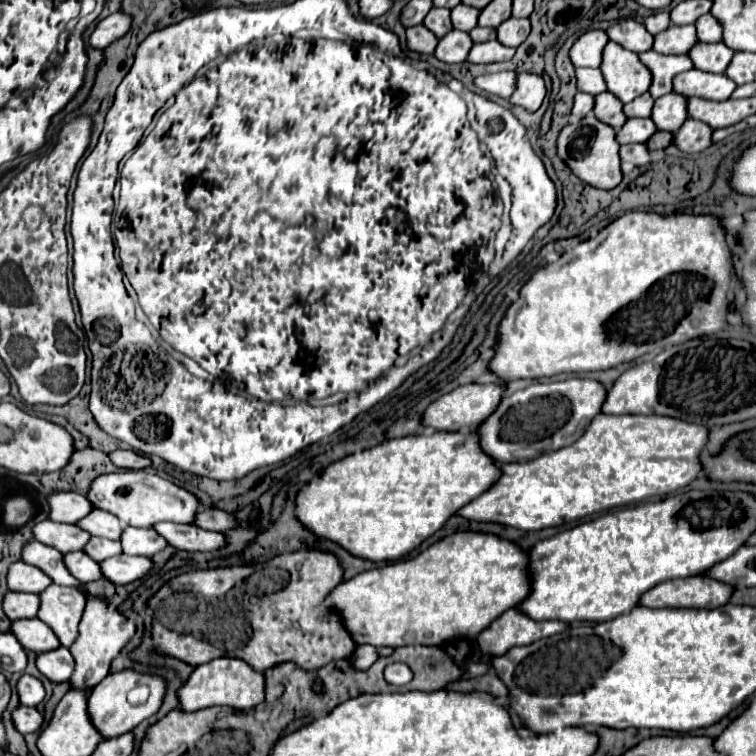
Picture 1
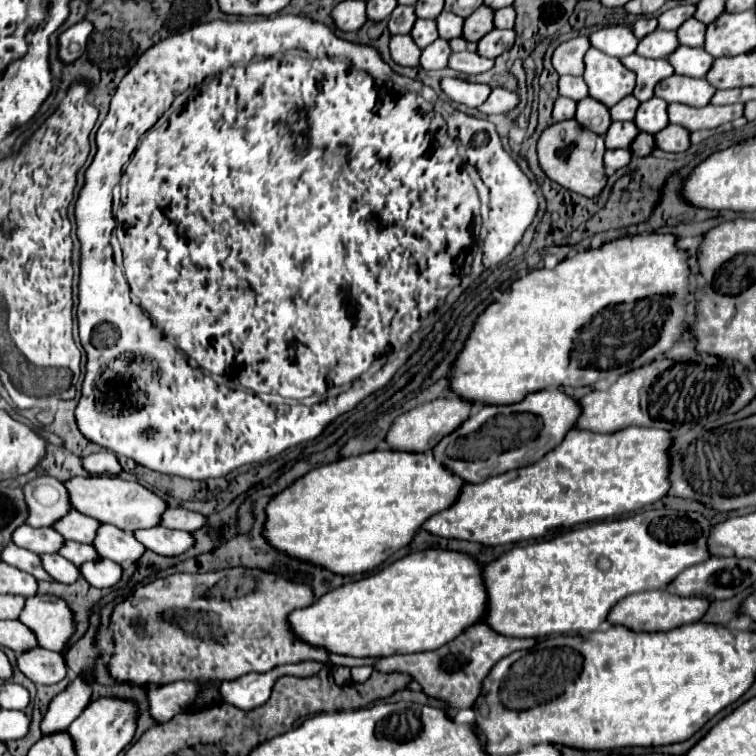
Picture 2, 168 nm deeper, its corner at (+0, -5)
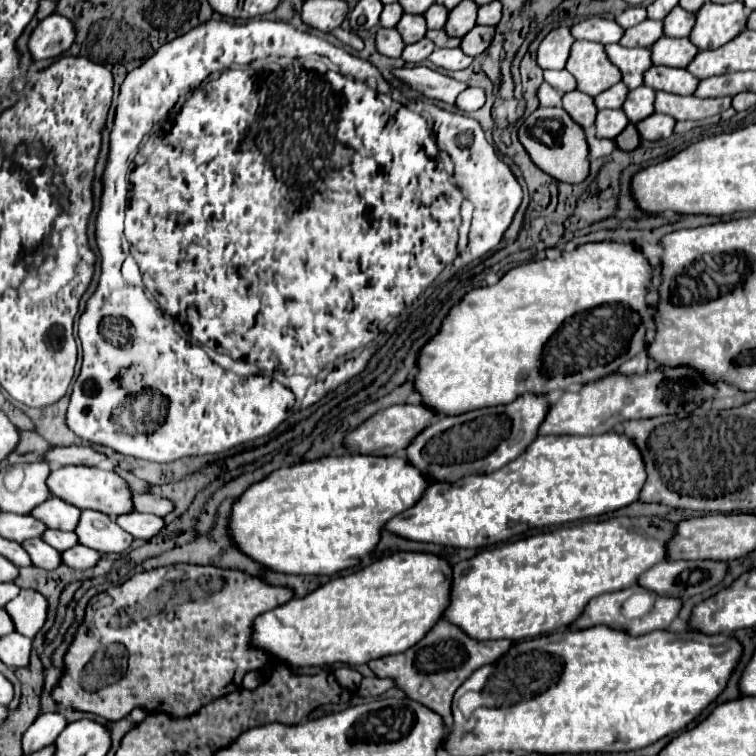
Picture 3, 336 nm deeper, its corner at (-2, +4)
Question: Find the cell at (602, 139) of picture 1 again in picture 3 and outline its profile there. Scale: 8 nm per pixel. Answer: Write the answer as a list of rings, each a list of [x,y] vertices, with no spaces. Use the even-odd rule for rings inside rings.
[[[536,108],[520,122],[518,140],[526,148],[530,160],[548,176],[568,184],[580,184],[588,176],[590,162],[584,130],[562,108]]]

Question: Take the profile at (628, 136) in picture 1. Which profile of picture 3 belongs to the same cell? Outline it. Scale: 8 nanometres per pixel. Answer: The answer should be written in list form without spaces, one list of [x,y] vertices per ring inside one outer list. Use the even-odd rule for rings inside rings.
[[[598,110],[596,114],[596,136],[598,138],[616,138],[624,128],[628,126],[628,118],[626,114],[622,114],[622,110]]]

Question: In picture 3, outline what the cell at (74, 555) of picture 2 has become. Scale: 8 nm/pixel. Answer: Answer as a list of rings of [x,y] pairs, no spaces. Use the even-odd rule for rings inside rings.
[[[44,530],[42,532],[42,540],[46,544],[50,544],[52,548],[56,548],[58,552],[68,550],[70,546],[78,544],[78,540],[74,538],[74,532],[62,532],[62,530]]]

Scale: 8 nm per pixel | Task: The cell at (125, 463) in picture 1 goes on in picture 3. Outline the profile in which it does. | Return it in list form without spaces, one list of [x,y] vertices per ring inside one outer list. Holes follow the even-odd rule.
[[[52,446],[50,450],[44,452],[42,458],[50,466],[68,466],[68,464],[98,466],[102,460],[106,460],[104,454],[86,446]]]

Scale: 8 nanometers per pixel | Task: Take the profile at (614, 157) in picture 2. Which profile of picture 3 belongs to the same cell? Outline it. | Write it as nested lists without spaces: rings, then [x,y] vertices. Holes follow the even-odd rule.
[[[586,132],[586,142],[588,142],[588,148],[590,148],[590,158],[608,156],[612,150],[616,150],[614,140],[602,140],[602,138],[596,138],[594,132]]]

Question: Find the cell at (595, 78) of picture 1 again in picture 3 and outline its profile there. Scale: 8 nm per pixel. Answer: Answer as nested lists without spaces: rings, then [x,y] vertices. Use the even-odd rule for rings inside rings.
[[[548,70],[544,72],[544,80],[554,86],[558,92],[570,92],[570,90],[576,90],[576,84],[574,84],[574,76],[570,76],[566,70]]]

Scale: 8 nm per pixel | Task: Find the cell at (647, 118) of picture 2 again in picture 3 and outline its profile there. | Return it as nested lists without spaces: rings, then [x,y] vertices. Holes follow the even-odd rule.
[[[638,86],[628,92],[622,110],[632,124],[640,122],[642,118],[648,118],[654,112],[654,94],[656,92],[650,90],[648,86]]]

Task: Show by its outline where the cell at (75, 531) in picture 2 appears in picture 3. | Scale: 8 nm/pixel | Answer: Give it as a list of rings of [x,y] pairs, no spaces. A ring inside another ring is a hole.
[[[54,496],[38,504],[30,512],[30,516],[44,522],[48,528],[58,528],[58,530],[74,530],[74,526],[78,524],[78,514],[80,510],[76,506],[70,506]]]

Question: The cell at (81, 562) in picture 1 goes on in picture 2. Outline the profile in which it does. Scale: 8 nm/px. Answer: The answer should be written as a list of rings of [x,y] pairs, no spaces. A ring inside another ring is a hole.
[[[44,555],[42,557],[44,569],[60,583],[76,583],[82,575],[80,575],[80,567],[76,567],[74,563],[70,563],[68,559],[64,559],[62,555]]]

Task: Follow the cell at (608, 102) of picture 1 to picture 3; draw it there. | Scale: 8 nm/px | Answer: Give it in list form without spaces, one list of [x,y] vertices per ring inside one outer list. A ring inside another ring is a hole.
[[[578,90],[566,92],[562,96],[562,108],[570,114],[570,118],[574,122],[578,122],[584,130],[588,130],[590,126],[594,126],[594,114],[598,112],[594,106],[594,98],[590,98],[588,94],[582,94]]]

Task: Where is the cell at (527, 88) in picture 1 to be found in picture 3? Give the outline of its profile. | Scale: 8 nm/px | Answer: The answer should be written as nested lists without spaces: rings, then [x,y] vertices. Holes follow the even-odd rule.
[[[466,88],[464,92],[458,94],[454,104],[456,104],[456,108],[460,108],[464,112],[474,112],[484,106],[484,100],[486,100],[486,96],[484,96],[482,88]]]

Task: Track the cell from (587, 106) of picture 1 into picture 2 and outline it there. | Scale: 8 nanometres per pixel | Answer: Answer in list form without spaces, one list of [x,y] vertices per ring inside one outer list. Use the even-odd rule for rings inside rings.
[[[558,97],[554,103],[552,119],[554,121],[566,121],[566,119],[574,119],[574,117],[576,117],[576,101],[572,101],[568,97]]]

